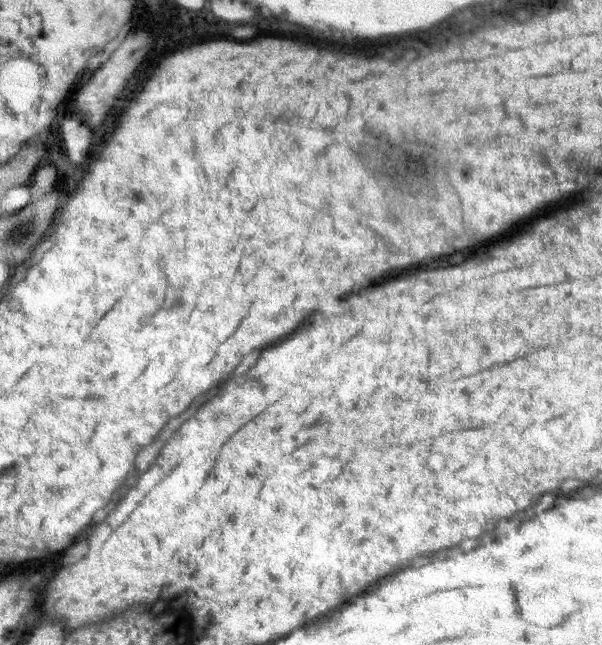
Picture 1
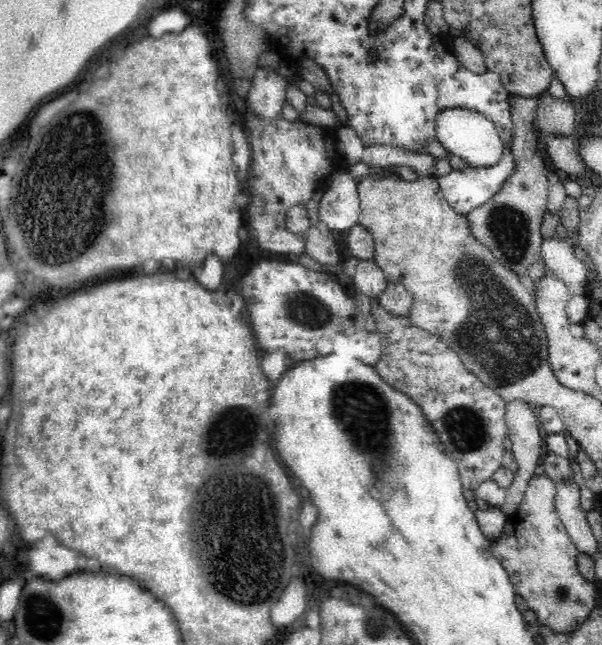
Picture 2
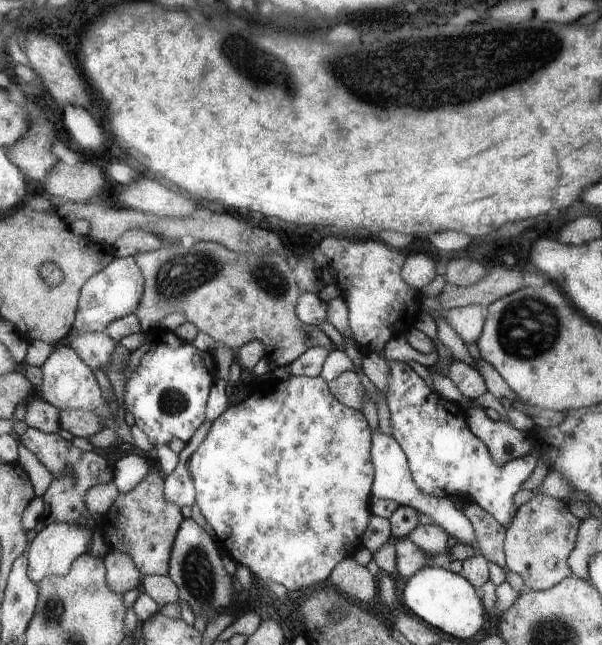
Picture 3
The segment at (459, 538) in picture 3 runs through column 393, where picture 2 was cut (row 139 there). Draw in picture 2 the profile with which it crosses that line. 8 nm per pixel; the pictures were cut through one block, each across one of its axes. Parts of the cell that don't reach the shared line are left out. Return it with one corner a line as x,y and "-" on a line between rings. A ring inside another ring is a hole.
452,108
452,110
440,112
438,118
436,118
436,130
438,130
440,144
450,154
456,154
464,162
468,162
470,168
490,168
490,166
496,166
502,160
504,152
508,150
508,146
500,138
500,132
498,132
496,124
490,122
488,116
484,116
480,112
474,112
474,110

